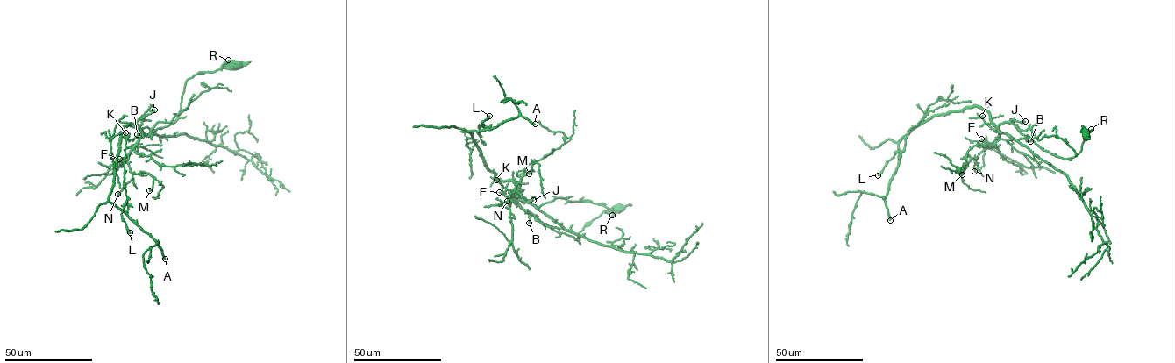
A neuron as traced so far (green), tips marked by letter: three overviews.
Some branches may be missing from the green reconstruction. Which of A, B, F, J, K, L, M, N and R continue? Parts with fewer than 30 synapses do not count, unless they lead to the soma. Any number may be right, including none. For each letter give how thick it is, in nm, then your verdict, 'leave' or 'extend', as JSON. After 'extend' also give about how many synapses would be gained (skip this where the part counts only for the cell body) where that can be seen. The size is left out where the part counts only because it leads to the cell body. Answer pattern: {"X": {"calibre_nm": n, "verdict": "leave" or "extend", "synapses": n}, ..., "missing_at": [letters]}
{"A": {"calibre_nm": 480, "verdict": "extend", "synapses": 550}, "B": {"calibre_nm": 190, "verdict": "leave"}, "F": {"calibre_nm": 140, "verdict": "leave"}, "J": {"calibre_nm": 320, "verdict": "extend", "synapses": 30}, "K": {"calibre_nm": 170, "verdict": "leave"}, "L": {"calibre_nm": 360, "verdict": "leave"}, "M": {"calibre_nm": 400, "verdict": "leave"}, "N": {"calibre_nm": 150, "verdict": "leave"}, "R": {"calibre_nm": 320, "verdict": "leave"}, "missing_at": ["A", "J"]}

